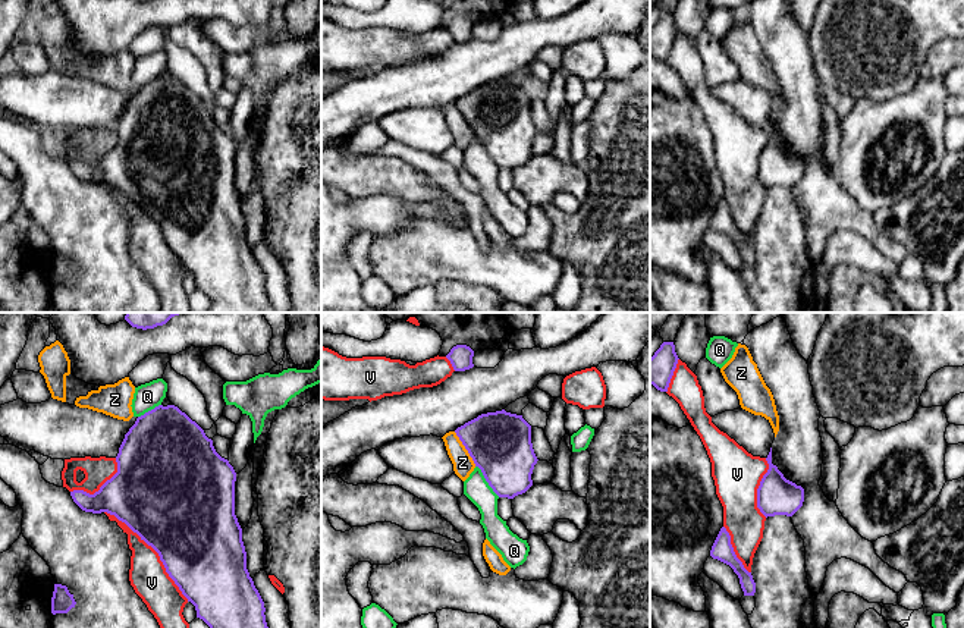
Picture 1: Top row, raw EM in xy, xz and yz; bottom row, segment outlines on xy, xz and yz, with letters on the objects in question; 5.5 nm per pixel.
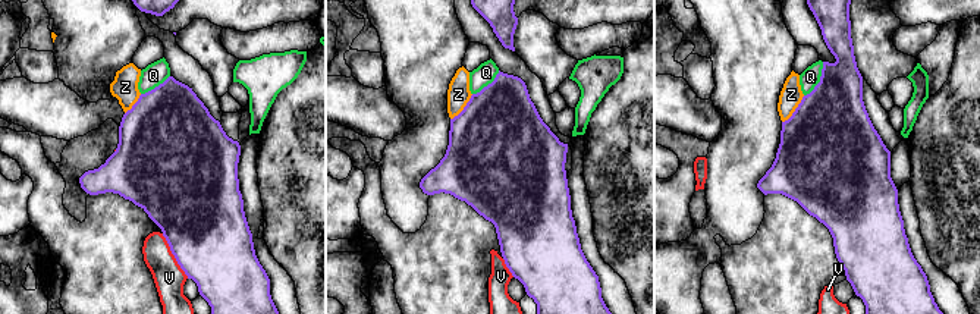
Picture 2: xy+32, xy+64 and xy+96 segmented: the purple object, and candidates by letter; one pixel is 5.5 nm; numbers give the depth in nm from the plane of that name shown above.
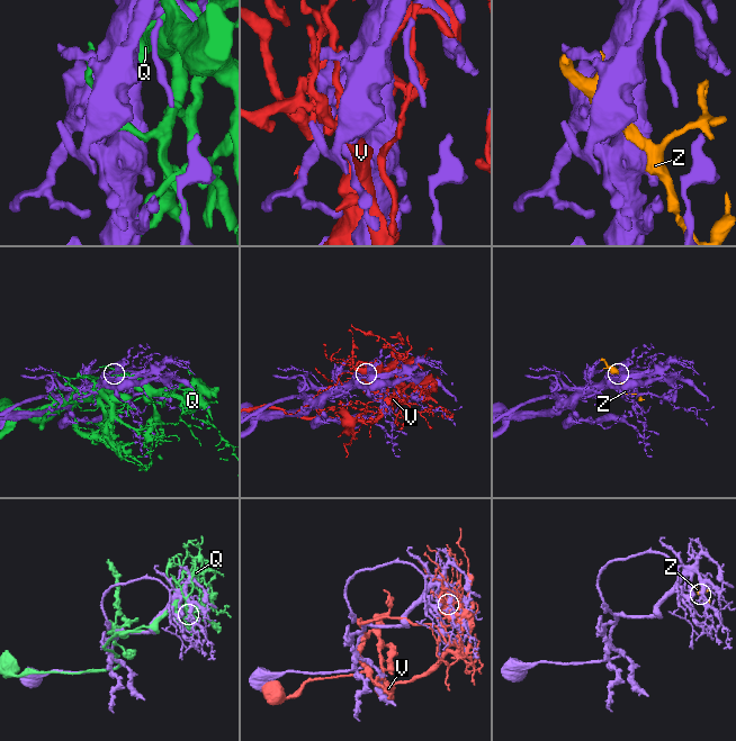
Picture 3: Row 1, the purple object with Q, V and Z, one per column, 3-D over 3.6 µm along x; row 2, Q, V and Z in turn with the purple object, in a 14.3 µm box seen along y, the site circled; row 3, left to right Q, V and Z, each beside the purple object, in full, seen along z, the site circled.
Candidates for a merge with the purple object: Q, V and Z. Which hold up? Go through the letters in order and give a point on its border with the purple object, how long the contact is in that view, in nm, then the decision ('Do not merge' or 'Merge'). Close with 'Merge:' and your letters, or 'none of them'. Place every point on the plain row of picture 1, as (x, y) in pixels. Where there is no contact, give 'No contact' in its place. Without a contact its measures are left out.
Q: Touches purple at xz (486, 151). Shared border 220 nm. Do not merge
V: Touches purple at xy (154, 220). Shared border 700 nm. Do not merge
Z: Touches purple at xz (465, 119). Shared border 220 nm. Do not merge
Merge: none of them

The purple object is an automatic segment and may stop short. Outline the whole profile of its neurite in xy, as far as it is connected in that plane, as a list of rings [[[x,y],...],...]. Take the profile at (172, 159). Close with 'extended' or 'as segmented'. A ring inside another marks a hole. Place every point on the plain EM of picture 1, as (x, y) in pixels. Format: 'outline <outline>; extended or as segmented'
outline [[[158,76],[138,88],[116,128],[117,144],[98,163],[73,161],[73,173],[85,183],[114,186],[160,227],[166,244],[195,277],[197,289],[211,301],[205,313],[277,313],[266,293],[264,273],[247,241],[242,200],[235,186],[236,144],[222,129],[204,101],[175,76]]]; as segmented

